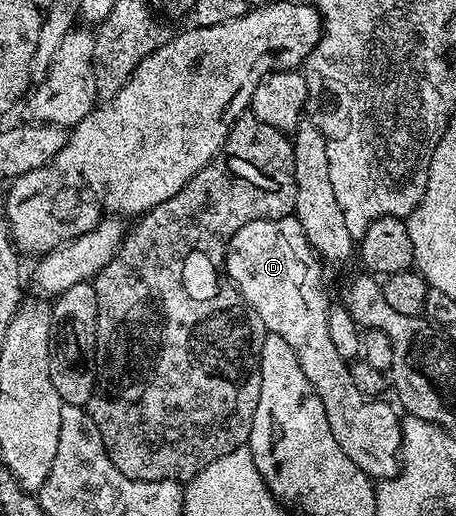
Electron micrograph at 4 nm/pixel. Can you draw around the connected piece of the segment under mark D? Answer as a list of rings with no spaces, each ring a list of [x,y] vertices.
[[[285,215],[281,219],[254,219],[237,229],[227,246],[225,275],[242,293],[243,300],[254,309],[257,317],[261,317],[268,333],[282,337],[289,349],[297,353],[297,361],[301,361],[301,373],[309,377],[309,385],[313,385],[317,397],[321,397],[321,405],[325,405],[325,417],[329,417],[329,429],[333,429],[333,438],[337,445],[341,445],[345,457],[349,457],[349,461],[353,461],[353,465],[371,476],[372,480],[391,479],[401,466],[403,425],[400,412],[394,406],[391,408],[386,398],[372,398],[357,389],[348,360],[337,353],[329,337],[329,300],[323,288],[323,271],[319,266],[321,260],[305,237],[305,229],[301,229],[294,215]]]

